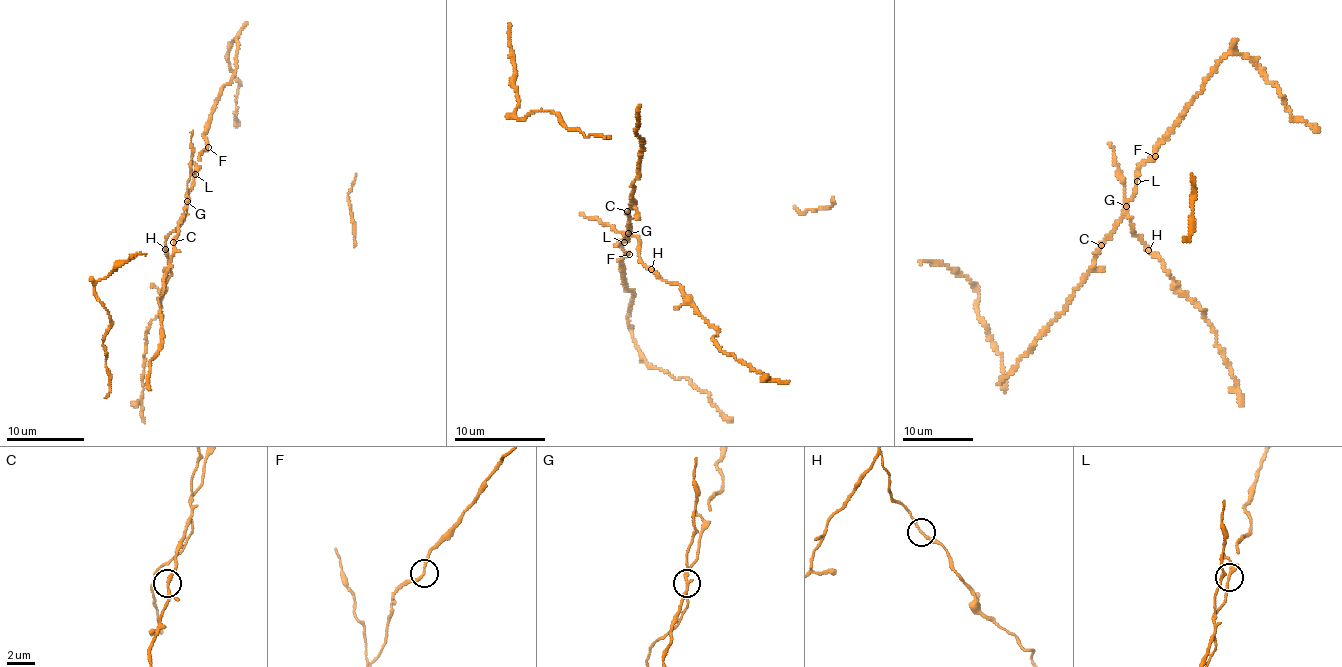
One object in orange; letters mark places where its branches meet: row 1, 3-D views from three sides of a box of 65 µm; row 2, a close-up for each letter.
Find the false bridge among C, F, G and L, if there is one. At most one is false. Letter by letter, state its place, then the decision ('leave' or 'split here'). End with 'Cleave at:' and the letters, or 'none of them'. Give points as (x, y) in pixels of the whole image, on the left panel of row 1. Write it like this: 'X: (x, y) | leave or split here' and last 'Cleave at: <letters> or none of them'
C: (173, 242) | leave
F: (208, 147) | leave
G: (187, 201) | split here
L: (195, 174) | leave
Cleave at: G

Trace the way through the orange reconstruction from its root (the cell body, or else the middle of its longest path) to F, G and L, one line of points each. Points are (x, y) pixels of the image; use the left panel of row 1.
F: (175, 242), (186, 195), (194, 179), (195, 162), (208, 147)
G: (175, 242), (186, 200)
L: (175, 242), (186, 195), (195, 174)

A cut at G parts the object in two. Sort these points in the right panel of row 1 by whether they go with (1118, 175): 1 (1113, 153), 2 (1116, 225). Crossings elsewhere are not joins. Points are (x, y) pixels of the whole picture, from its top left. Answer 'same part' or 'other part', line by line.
1: same part
2: other part

